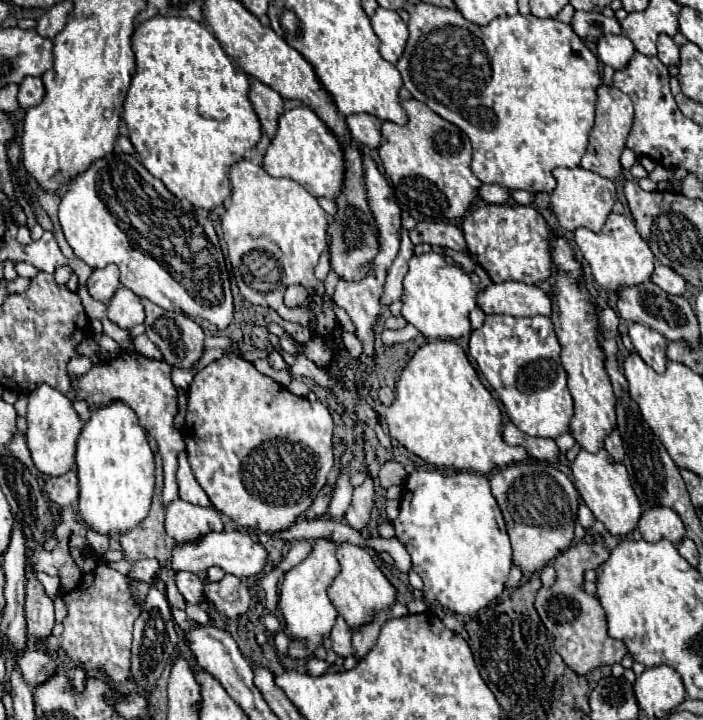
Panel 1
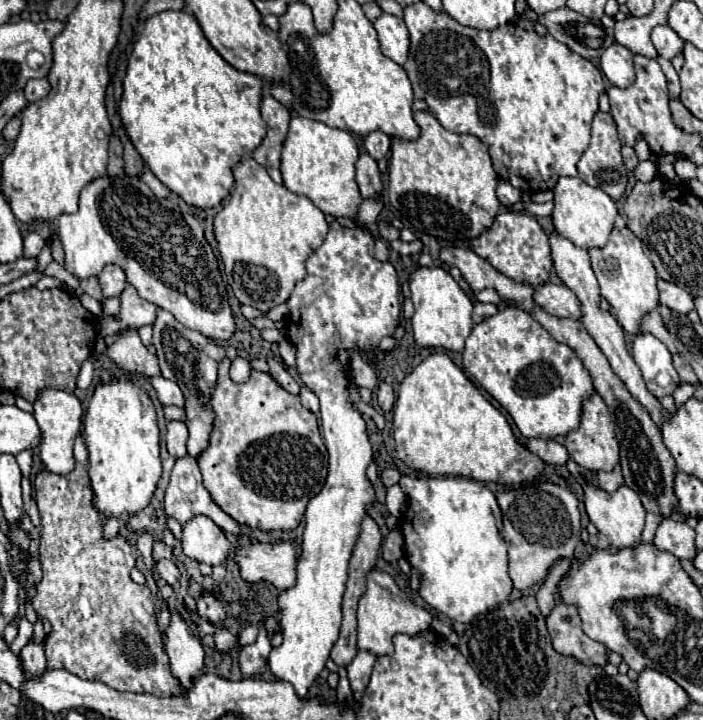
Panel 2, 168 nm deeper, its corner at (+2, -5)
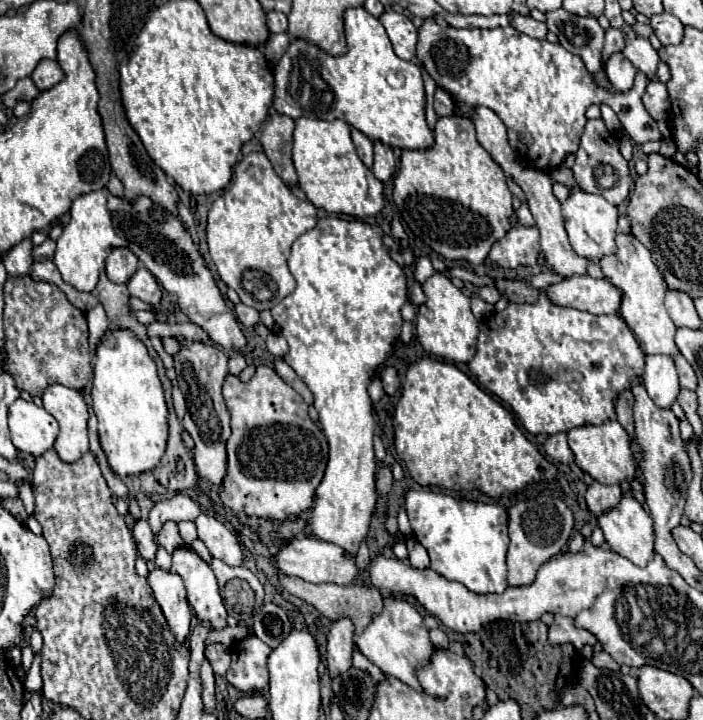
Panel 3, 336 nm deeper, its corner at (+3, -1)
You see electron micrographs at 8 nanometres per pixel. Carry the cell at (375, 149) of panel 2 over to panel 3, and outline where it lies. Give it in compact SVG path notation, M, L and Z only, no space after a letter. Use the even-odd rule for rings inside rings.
M374 141L374 167L372 173L380 179L386 181L392 177L396 169L396 159L394 159L394 151L390 145L384 145L380 141Z

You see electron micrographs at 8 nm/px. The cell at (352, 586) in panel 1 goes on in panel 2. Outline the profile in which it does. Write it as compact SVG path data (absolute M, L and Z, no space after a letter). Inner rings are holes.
M371 571L371 575L367 575L367 595L363 595L363 599L359 599L359 611L357 611L357 621L359 621L359 629L357 629L357 647L361 651L369 651L375 657L381 655L393 655L393 637L403 633L403 635L419 635L423 631L429 629L431 623L431 615L417 607L393 581L391 575L383 573L383 571Z

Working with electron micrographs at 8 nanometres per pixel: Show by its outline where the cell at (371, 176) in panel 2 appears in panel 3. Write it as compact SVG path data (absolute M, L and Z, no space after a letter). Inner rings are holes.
M352 129L352 141L356 145L356 153L362 159L362 163L368 169L372 169L372 141L364 133L360 133L356 129Z

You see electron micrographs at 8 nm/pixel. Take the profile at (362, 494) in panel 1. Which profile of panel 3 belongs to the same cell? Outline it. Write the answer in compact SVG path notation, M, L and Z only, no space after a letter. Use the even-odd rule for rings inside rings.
M340 617L332 621L332 627L328 631L326 667L330 677L346 673L352 667L352 651L354 651L354 621L350 617Z

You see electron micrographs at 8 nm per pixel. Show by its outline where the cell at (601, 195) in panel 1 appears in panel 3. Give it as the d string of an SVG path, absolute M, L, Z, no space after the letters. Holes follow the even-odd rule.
M560 167L556 169L550 179L554 183L564 183L570 189L568 199L562 203L562 217L564 217L564 227L566 233L570 237L570 243L574 247L574 251L586 259L598 259L602 255L610 255L616 251L616 243L614 243L614 235L616 235L616 221L618 221L618 209L616 205L612 205L608 199L604 199L602 195L590 195L586 191L582 191L572 175L572 169L568 167Z

